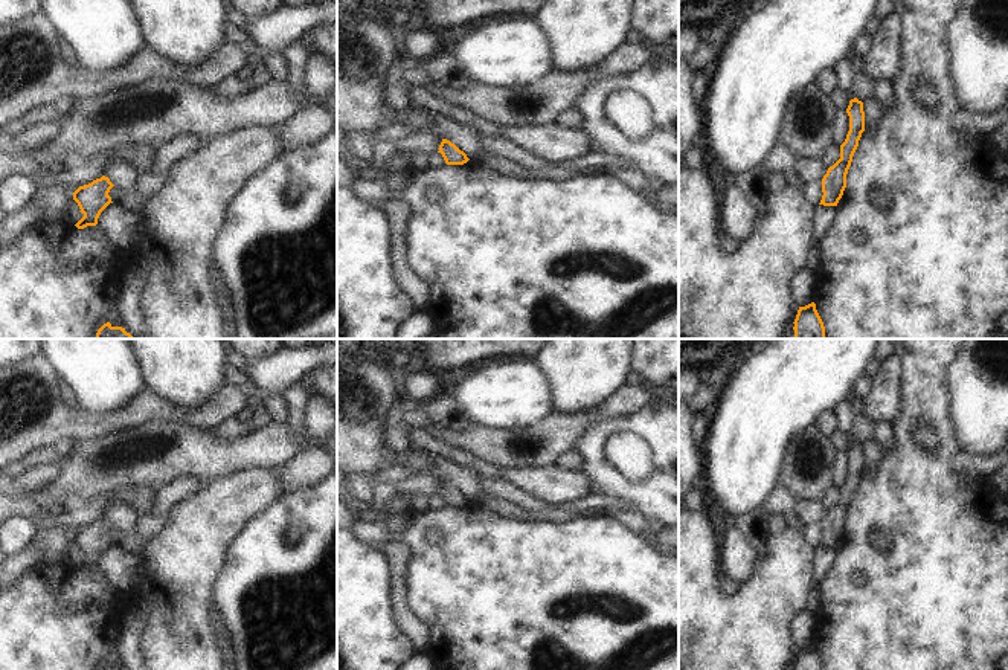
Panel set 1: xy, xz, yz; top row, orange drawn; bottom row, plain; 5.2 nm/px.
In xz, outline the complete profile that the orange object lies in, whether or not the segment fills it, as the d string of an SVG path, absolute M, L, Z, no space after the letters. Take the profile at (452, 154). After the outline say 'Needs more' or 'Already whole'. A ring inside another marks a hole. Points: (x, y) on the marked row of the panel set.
M442 139L438 153L442 154L447 165L464 165L470 160L464 151L447 139Z. Already whole.

